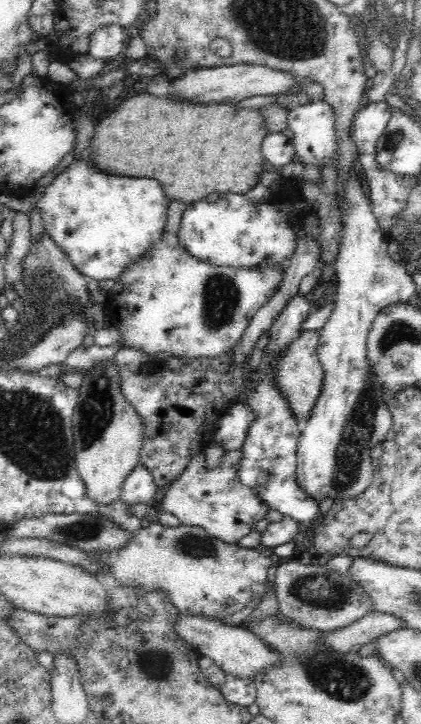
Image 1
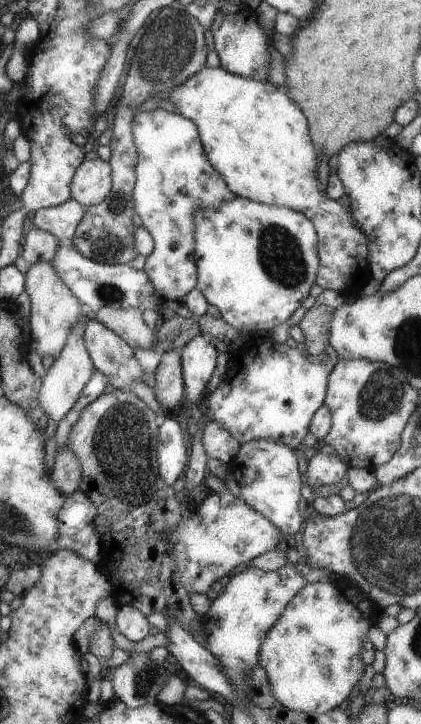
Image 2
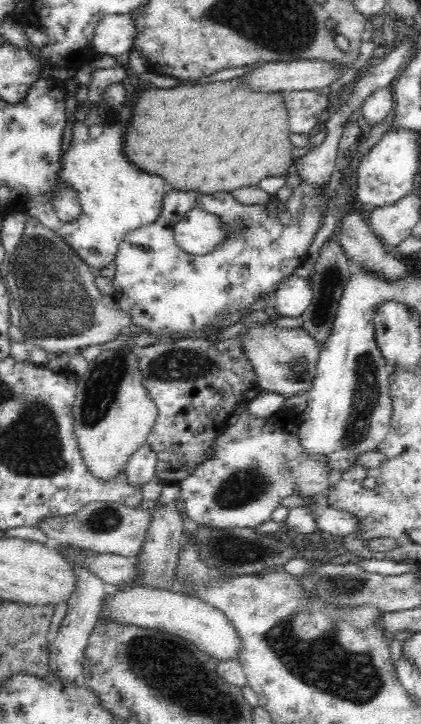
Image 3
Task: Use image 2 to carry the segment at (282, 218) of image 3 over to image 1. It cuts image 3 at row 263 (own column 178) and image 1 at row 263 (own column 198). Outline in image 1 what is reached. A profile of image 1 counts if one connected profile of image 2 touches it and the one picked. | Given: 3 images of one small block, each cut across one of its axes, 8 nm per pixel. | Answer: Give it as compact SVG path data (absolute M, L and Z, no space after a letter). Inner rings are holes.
M170 202L168 222L161 241L139 261L136 261L116 282L117 288L109 298L108 313L112 315L113 326L118 330L116 345L140 351L141 354L156 356L170 354L173 358L200 359L226 356L240 342L250 319L262 308L272 294L278 290L282 271L278 267L267 269L242 269L228 266L212 266L196 259L182 249L178 231L183 217L182 202Z

